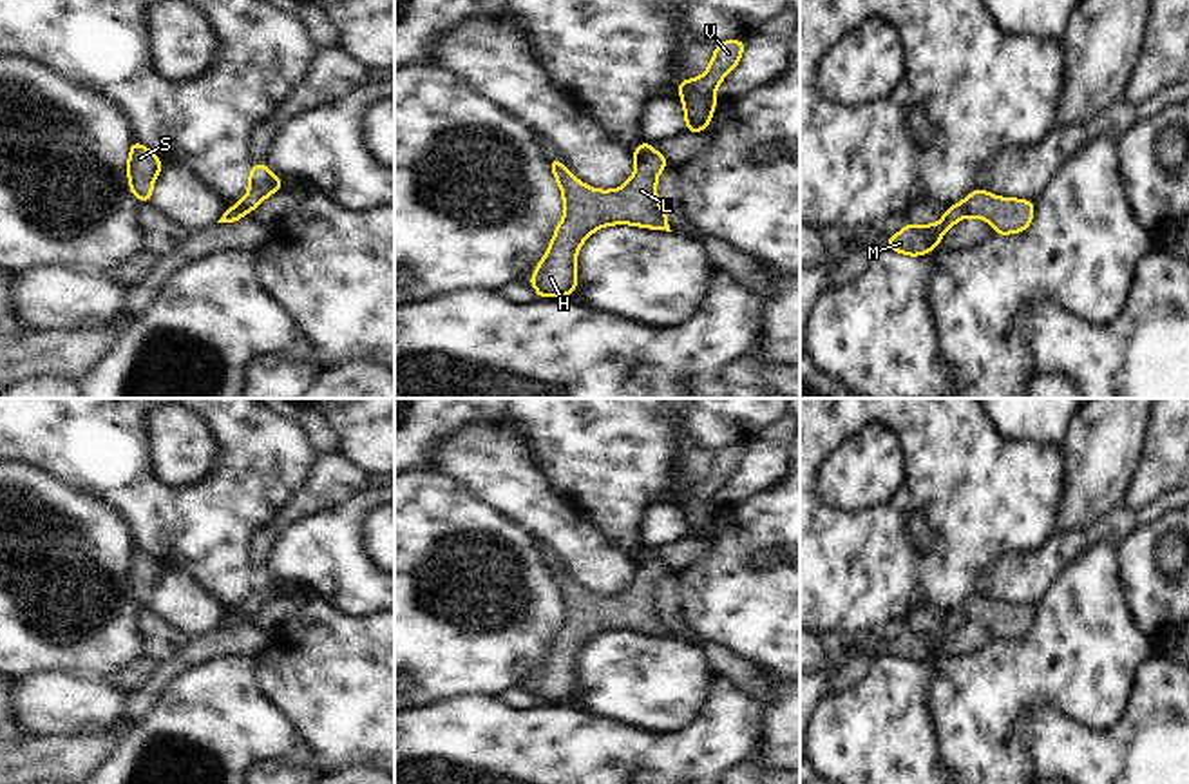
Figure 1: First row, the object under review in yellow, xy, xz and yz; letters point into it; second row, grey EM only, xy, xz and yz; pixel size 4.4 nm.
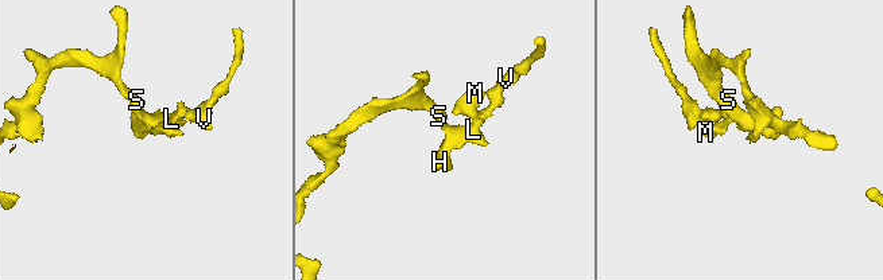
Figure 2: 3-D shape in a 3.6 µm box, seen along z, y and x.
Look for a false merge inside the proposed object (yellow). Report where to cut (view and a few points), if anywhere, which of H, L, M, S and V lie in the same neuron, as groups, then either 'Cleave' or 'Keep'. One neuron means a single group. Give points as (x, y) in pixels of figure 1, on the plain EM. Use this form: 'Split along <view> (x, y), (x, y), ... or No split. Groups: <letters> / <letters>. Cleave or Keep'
Split along xz (652, 554), (636, 567). Groups: H L S V / M. Cleave.

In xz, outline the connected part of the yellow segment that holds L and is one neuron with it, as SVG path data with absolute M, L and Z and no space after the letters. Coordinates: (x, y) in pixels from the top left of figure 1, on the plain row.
M652 554L637 565L635 579L615 596L585 590L561 565L548 565L548 570L563 598L565 621L528 684L537 703L570 703L577 695L577 655L597 634L635 630L671 637L668 619L657 608L657 581L670 572L661 558Z

